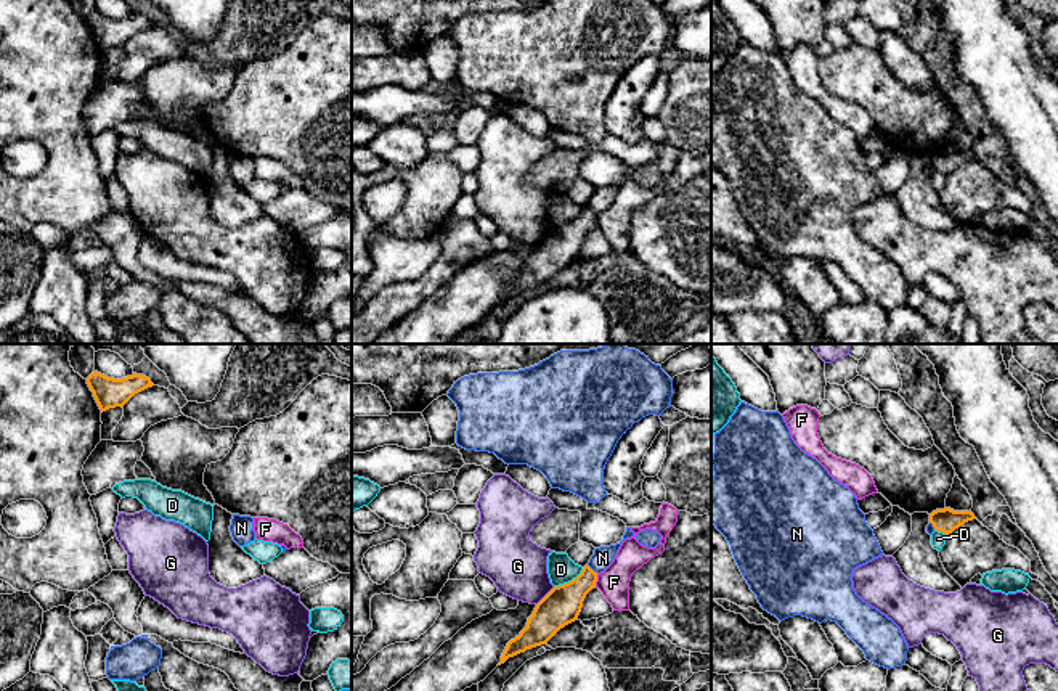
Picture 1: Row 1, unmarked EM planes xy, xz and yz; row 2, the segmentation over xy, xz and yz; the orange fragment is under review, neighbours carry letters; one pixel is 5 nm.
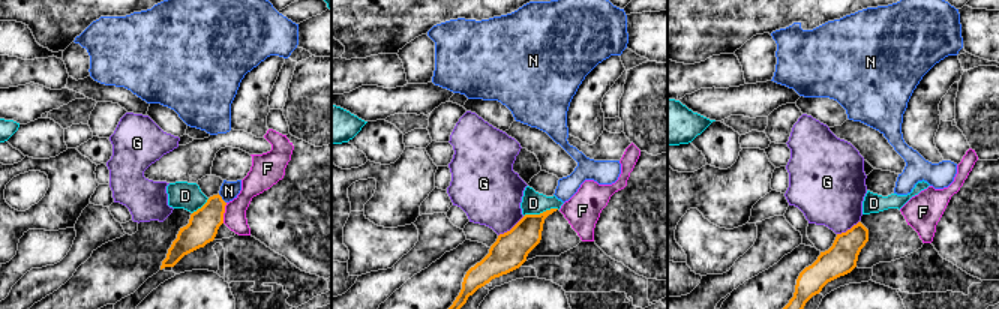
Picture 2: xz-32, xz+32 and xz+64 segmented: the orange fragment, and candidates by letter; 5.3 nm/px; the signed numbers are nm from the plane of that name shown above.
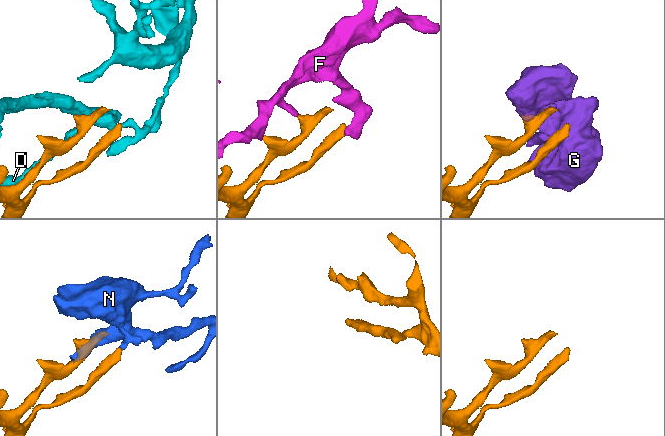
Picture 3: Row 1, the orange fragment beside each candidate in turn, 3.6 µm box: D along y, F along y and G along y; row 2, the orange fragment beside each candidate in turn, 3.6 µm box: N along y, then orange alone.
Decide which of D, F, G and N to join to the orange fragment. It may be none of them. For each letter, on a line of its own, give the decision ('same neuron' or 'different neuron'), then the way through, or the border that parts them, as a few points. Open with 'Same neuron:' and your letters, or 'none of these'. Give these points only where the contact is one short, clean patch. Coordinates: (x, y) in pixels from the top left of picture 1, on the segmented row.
Same neuron: none of these
D: different neuron
F: different neuron
G: different neuron
N: different neuron; border xz (588, 564), (598, 572)

